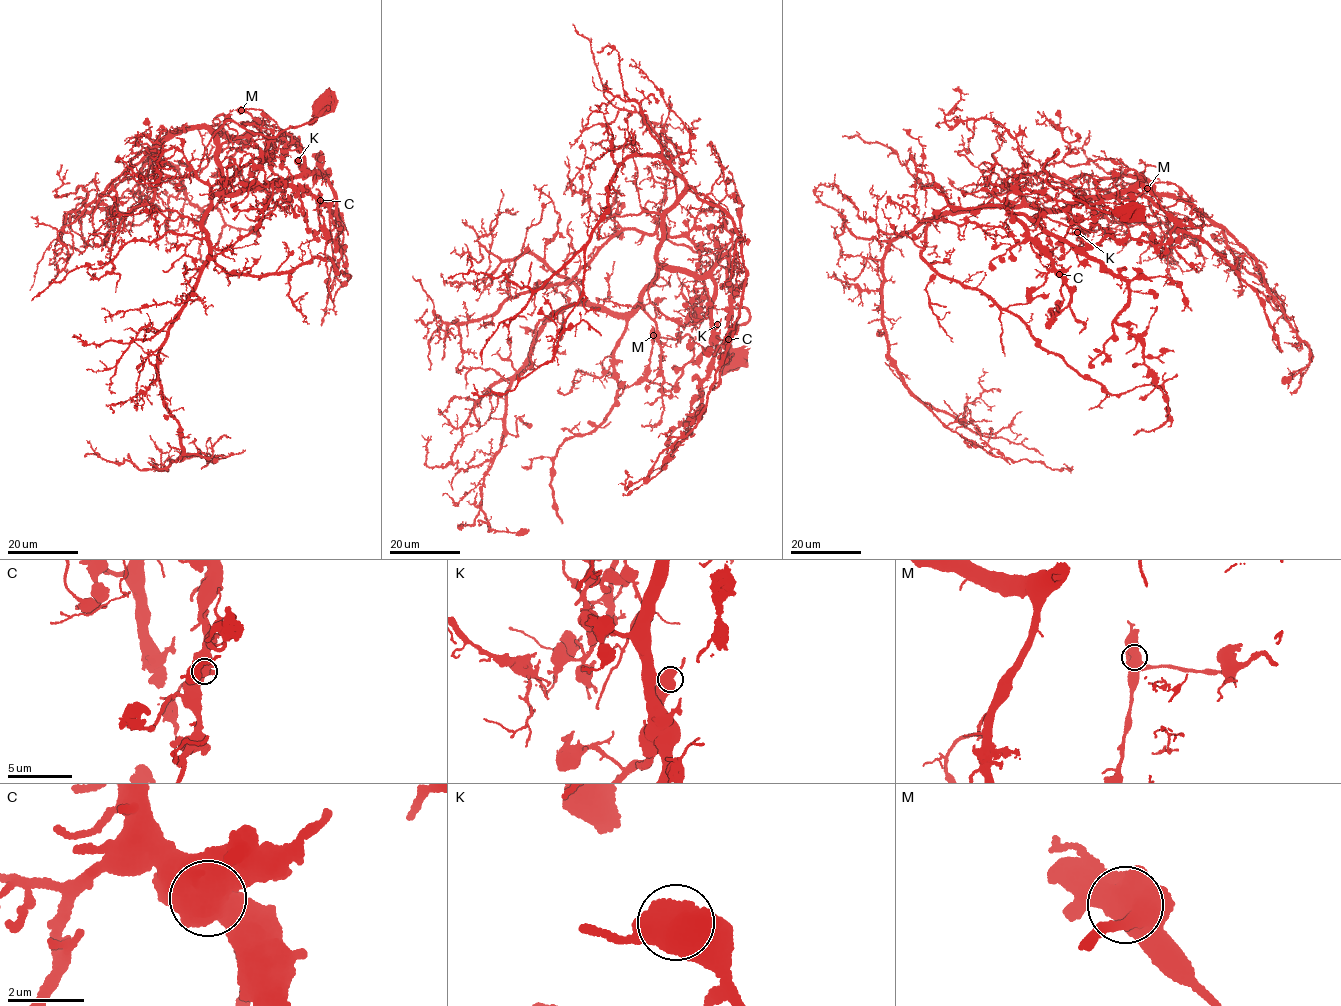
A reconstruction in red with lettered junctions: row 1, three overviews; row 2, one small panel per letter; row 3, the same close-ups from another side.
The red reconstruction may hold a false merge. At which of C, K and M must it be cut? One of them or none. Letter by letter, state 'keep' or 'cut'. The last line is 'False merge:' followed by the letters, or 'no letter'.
C: keep
K: keep
M: keep
False merge: no letter

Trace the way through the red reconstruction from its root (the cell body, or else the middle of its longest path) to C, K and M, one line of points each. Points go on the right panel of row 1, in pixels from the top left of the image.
C: (1126, 212), (1047, 184), (1058, 150), (1019, 176), (1041, 211), (1033, 222), (1009, 211), (1059, 274)
K: (1126, 212), (1047, 184), (1058, 150), (1018, 177), (1020, 196), (1041, 211), (1032, 222), (1083, 248), (1077, 232)
M: (1126, 212), (1047, 184), (1058, 150), (1017, 179), (1032, 222), (1083, 248), (1126, 236), (1119, 209), (1146, 188)

